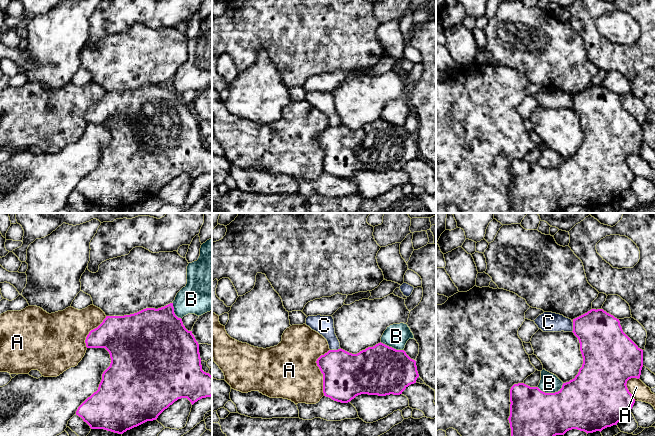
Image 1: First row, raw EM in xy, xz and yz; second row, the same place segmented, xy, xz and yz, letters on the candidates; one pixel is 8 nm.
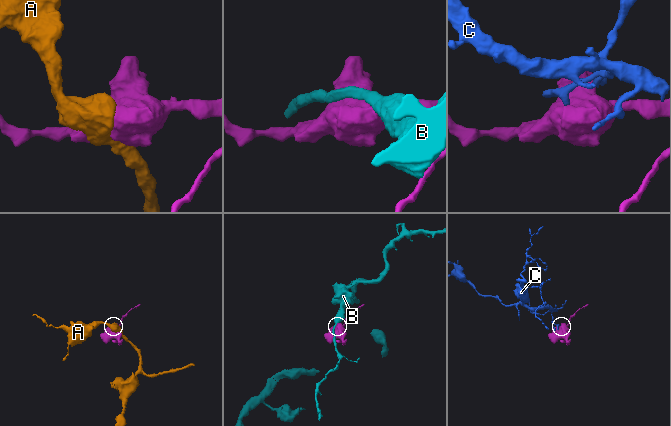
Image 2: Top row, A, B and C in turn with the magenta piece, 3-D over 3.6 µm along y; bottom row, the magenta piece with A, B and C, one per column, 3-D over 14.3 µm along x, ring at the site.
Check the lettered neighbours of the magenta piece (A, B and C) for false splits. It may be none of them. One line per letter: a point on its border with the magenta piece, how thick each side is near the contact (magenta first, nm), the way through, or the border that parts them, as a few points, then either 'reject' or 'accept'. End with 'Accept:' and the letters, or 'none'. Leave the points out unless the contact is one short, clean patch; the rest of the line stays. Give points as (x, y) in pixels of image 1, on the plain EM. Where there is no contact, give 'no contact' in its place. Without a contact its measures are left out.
A: contact xz (320, 146); calibres 360 and 460 nm; reject
B: contact yz (551, 169); calibres 420 and 160 nm; reject
C: contact xz (335, 126); calibres 360 and 160 nm; reject
Accept: none

